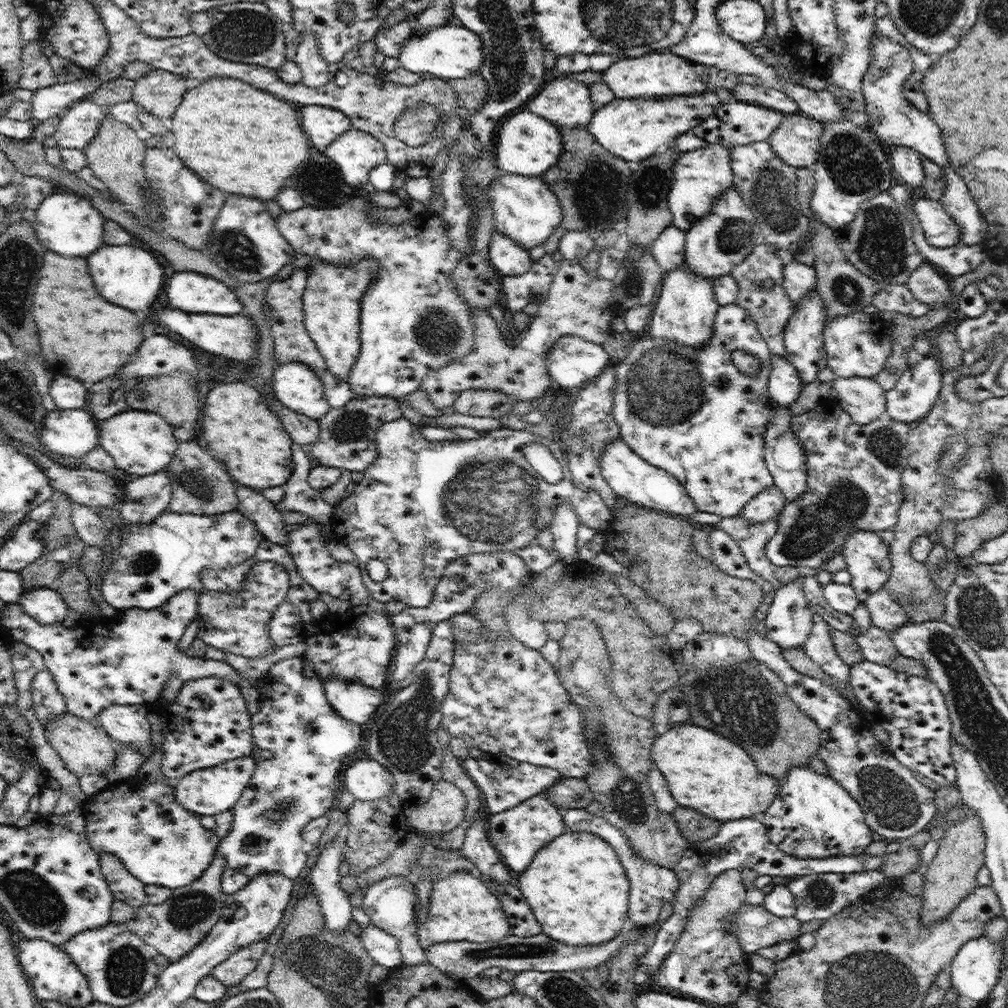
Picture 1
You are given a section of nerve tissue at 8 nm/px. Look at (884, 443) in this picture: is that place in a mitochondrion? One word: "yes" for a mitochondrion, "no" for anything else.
yes

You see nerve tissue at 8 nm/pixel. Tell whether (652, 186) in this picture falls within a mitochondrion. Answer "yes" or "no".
yes

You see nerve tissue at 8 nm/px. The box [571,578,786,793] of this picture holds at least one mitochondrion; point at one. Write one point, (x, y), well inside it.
(736, 701)

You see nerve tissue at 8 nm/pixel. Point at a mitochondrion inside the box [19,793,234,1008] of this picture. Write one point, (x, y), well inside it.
(126, 969)

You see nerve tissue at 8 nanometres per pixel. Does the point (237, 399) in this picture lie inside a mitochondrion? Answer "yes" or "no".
no

